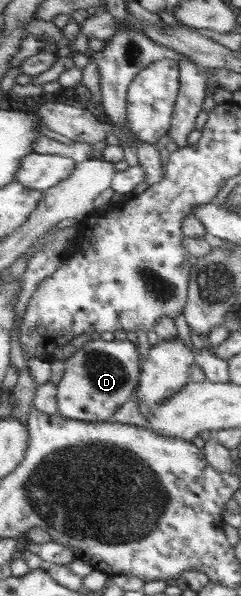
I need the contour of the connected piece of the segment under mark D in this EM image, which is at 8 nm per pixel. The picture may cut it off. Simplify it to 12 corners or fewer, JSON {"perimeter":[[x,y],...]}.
{"perimeter":[[87,341],[65,363],[58,413],[112,418],[136,391],[137,346]]}

